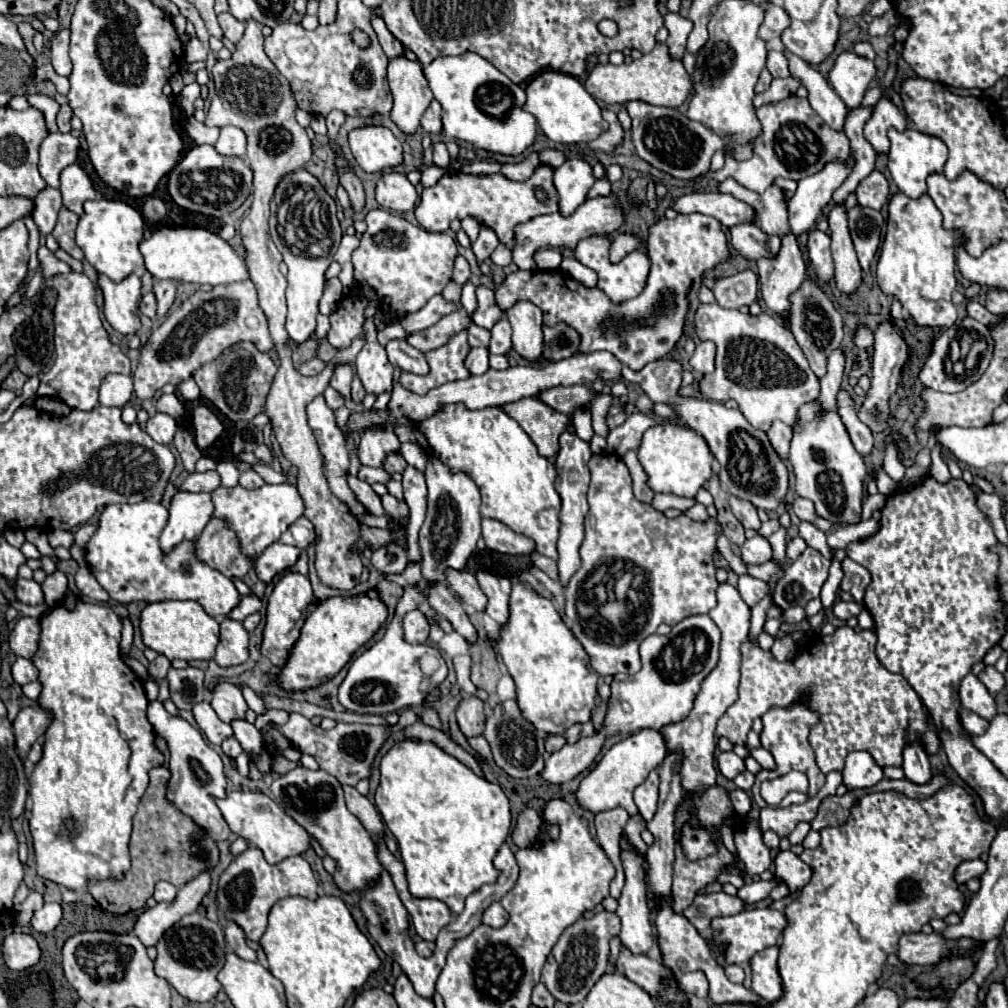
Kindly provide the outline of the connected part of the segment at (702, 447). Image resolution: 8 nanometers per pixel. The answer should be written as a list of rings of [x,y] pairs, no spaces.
[[[659,422],[643,434],[643,442],[637,450],[637,456],[649,476],[647,484],[653,492],[675,494],[683,498],[695,498],[699,488],[711,478],[713,456],[707,446],[707,440],[693,432],[691,428],[683,428],[673,422]]]

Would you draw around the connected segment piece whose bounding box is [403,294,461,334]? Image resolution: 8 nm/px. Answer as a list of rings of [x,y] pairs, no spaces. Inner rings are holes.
[[[439,294],[433,296],[419,312],[415,314],[409,314],[405,320],[403,320],[403,328],[407,334],[415,332],[415,330],[423,330],[435,322],[439,322],[443,316],[447,316],[449,312],[457,310],[461,304],[451,304],[451,302],[445,302]]]

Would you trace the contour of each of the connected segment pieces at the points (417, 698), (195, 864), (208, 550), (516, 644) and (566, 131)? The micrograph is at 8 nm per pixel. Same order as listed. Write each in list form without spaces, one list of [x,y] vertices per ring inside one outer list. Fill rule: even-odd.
[[[409,562],[405,572],[389,578],[397,584],[403,584],[403,598],[397,604],[397,612],[391,620],[391,624],[385,630],[385,636],[377,640],[369,650],[365,650],[361,656],[357,656],[347,672],[347,678],[339,686],[339,702],[359,714],[391,714],[399,712],[403,708],[419,706],[425,702],[425,696],[435,690],[445,678],[447,678],[447,664],[439,648],[429,644],[409,644],[401,636],[401,618],[407,610],[417,608],[417,602],[423,600],[421,590],[415,586],[421,582],[421,562]]]
[[[157,766],[149,772],[149,788],[139,802],[139,810],[133,816],[133,834],[129,842],[131,868],[121,880],[89,880],[89,892],[97,904],[111,914],[127,914],[145,906],[145,900],[153,894],[153,886],[159,880],[167,880],[181,888],[203,870],[213,870],[219,864],[217,844],[205,836],[205,832],[193,824],[191,818],[177,812],[165,800],[165,788],[169,782],[169,770]]]
[[[211,518],[195,544],[197,556],[227,578],[243,578],[255,566],[255,560],[241,552],[241,544],[237,544],[237,536],[225,520]]]
[[[523,582],[511,584],[509,620],[493,642],[507,672],[517,686],[517,702],[525,720],[547,734],[563,734],[577,722],[587,722],[597,698],[599,674],[591,670],[589,656],[559,616],[555,604]]]
[[[543,70],[529,80],[525,92],[527,92],[527,102],[523,108],[535,116],[537,126],[553,142],[559,144],[589,142],[609,128],[609,124],[601,116],[601,108],[597,106],[595,98],[583,88],[583,84],[575,76],[557,70]]]

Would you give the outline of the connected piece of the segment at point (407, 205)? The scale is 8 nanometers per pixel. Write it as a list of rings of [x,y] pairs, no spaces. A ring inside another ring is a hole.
[[[387,172],[381,176],[377,182],[377,202],[393,212],[405,212],[415,208],[417,202],[417,192],[415,186],[407,180],[405,174],[401,172]]]

